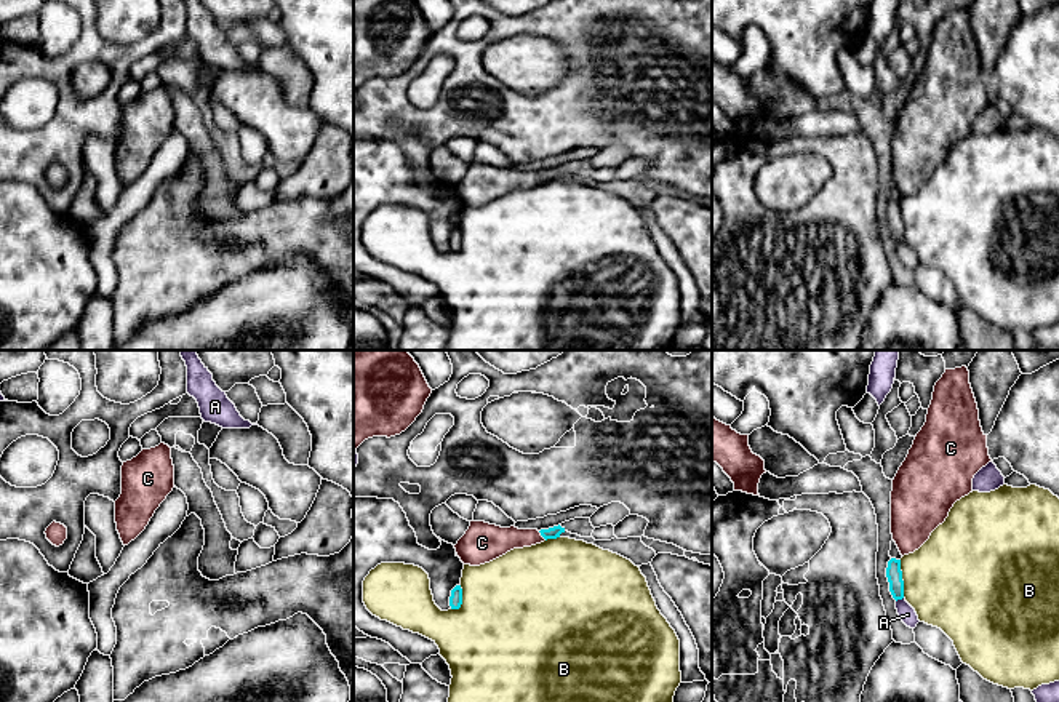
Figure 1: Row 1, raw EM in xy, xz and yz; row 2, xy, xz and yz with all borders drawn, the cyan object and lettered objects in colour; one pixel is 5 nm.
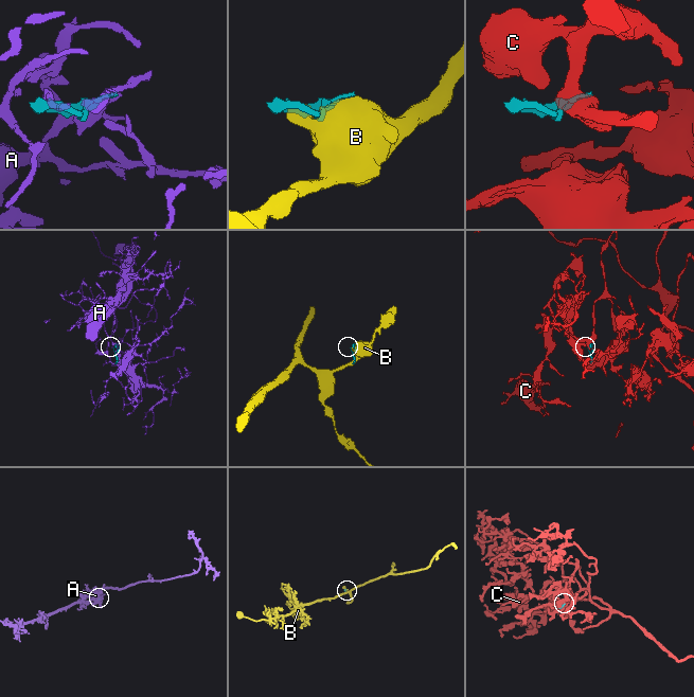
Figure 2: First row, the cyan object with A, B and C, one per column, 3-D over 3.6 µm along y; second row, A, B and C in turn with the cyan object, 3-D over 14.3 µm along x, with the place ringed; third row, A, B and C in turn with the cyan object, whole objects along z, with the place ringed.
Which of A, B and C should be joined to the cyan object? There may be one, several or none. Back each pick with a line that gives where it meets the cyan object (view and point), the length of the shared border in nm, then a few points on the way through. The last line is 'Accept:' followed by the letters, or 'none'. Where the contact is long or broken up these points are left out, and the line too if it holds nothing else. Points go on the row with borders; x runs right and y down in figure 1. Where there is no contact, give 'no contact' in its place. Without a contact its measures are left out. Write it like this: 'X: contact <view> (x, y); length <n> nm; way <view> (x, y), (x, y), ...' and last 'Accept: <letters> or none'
Accept: none

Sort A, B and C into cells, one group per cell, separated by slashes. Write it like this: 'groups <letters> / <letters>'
groups A / B / C

